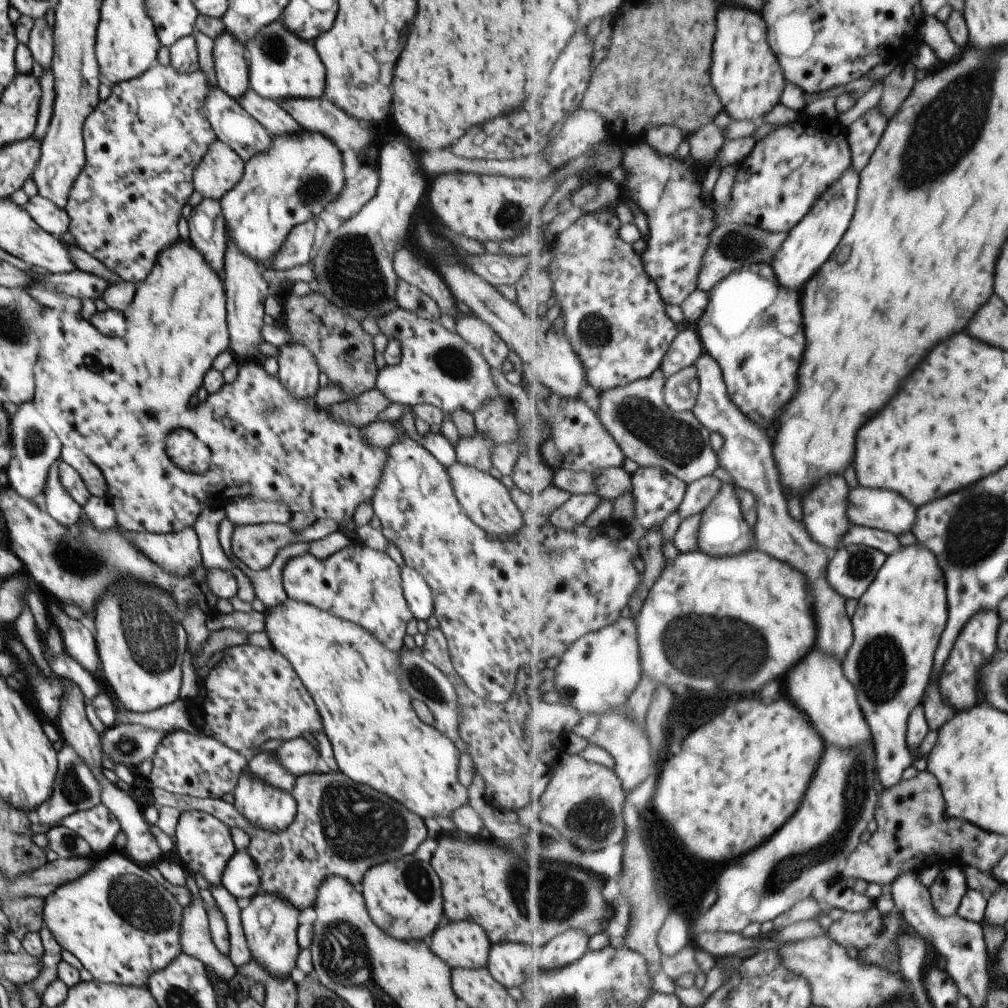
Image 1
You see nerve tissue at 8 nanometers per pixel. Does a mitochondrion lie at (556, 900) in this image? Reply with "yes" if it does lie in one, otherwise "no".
yes

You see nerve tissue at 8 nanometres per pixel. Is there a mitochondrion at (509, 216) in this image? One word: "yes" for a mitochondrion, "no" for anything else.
yes

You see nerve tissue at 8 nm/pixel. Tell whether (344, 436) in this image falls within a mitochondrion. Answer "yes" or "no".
no

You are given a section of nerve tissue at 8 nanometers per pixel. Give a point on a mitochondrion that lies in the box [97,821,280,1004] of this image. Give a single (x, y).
(137, 904)

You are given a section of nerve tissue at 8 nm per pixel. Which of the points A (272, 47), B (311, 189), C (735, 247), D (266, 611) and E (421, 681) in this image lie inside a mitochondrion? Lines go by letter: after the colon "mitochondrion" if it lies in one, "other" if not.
A: mitochondrion
B: mitochondrion
C: mitochondrion
D: other
E: mitochondrion

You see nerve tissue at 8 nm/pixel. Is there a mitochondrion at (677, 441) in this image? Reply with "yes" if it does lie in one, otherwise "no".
yes

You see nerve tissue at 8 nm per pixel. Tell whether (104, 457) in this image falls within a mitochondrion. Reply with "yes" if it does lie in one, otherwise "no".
no

